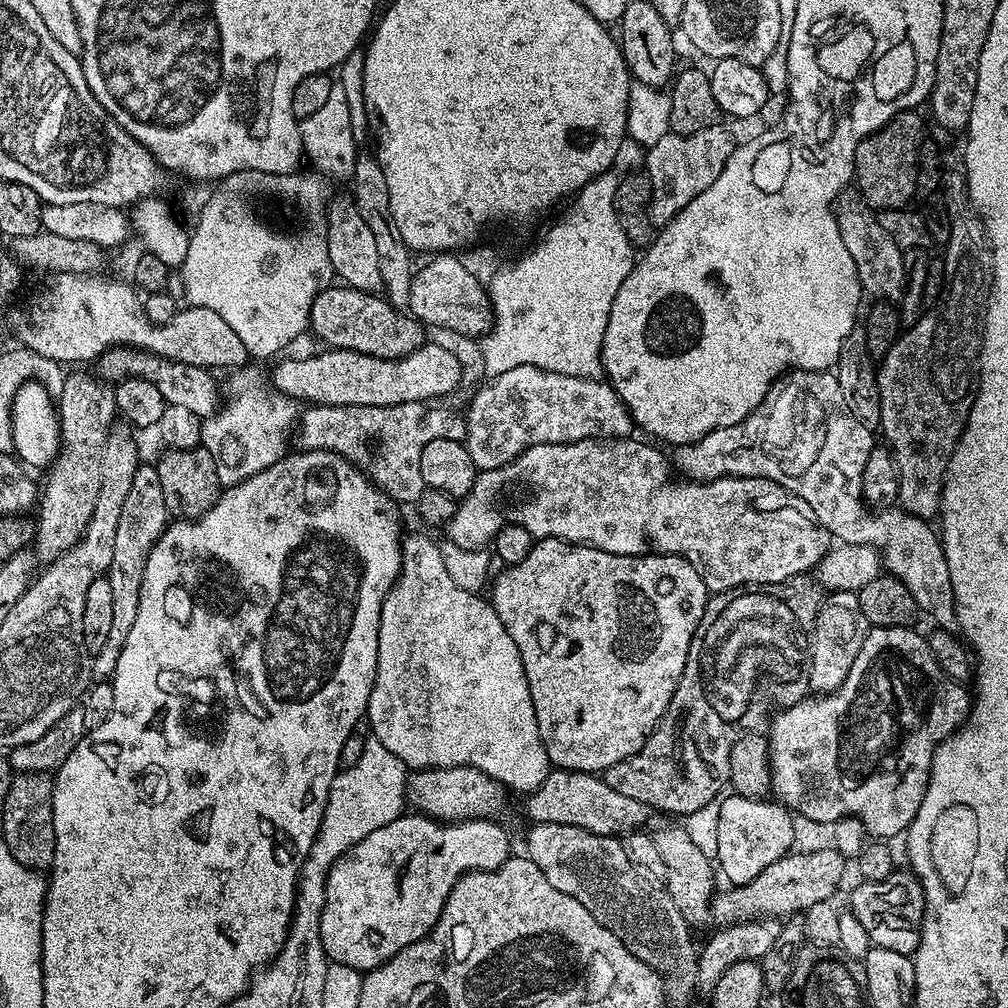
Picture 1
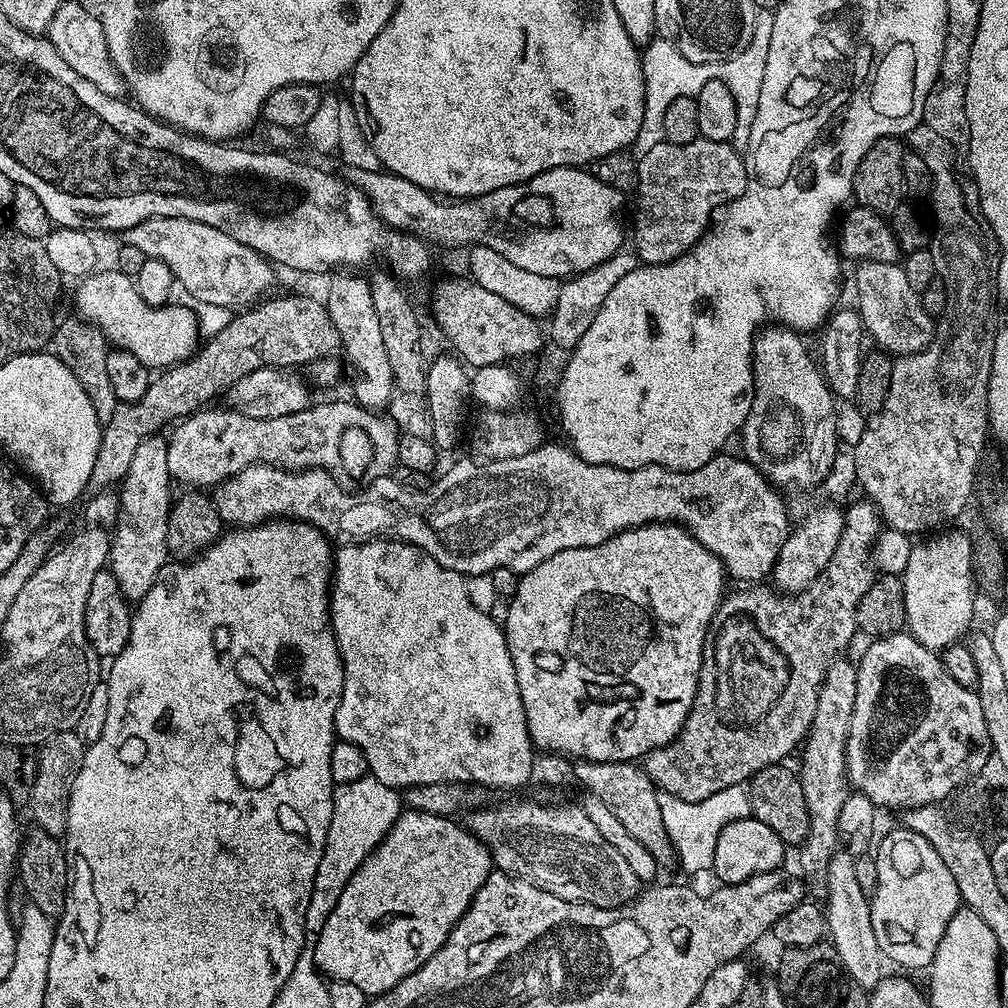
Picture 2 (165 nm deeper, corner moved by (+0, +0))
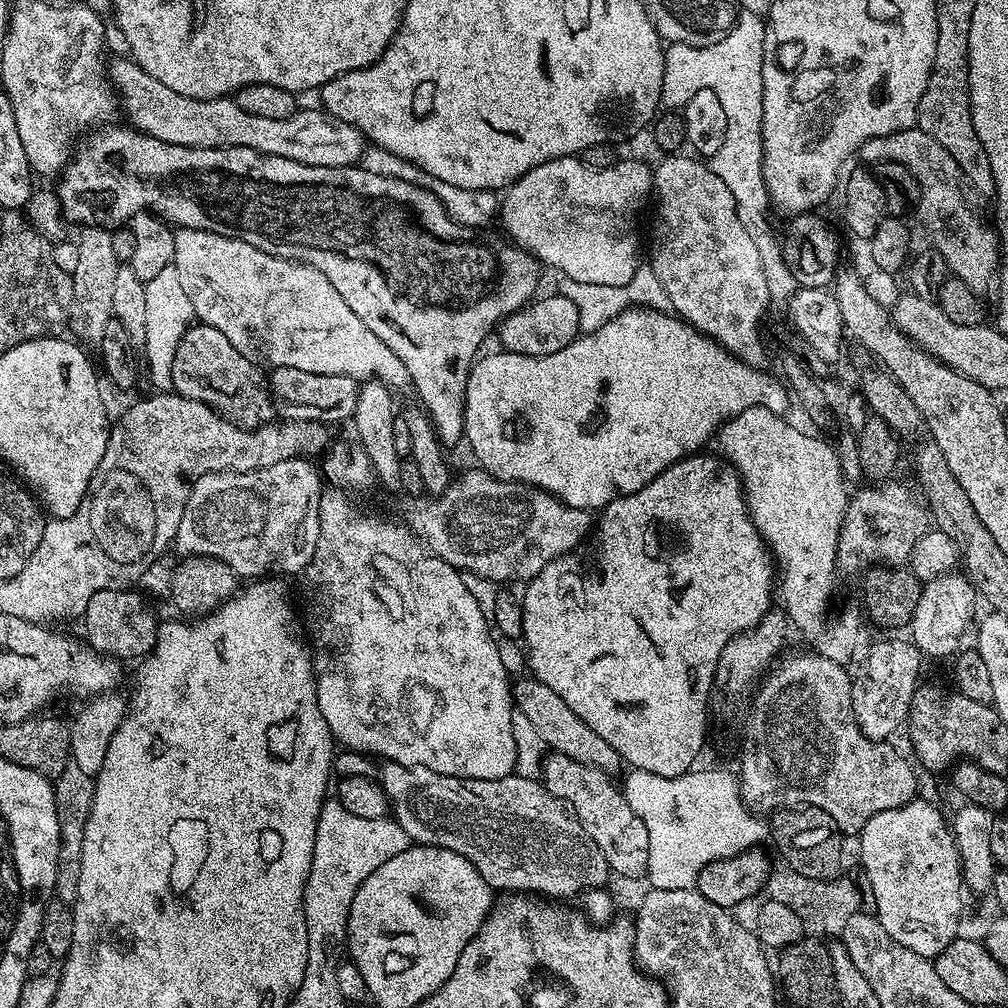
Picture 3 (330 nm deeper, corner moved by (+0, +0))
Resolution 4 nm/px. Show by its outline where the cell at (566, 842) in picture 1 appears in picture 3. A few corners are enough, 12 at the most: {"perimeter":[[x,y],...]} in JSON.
{"perimeter":[[390,760],[409,841],[494,890],[607,885],[602,850],[539,779],[463,780]]}

